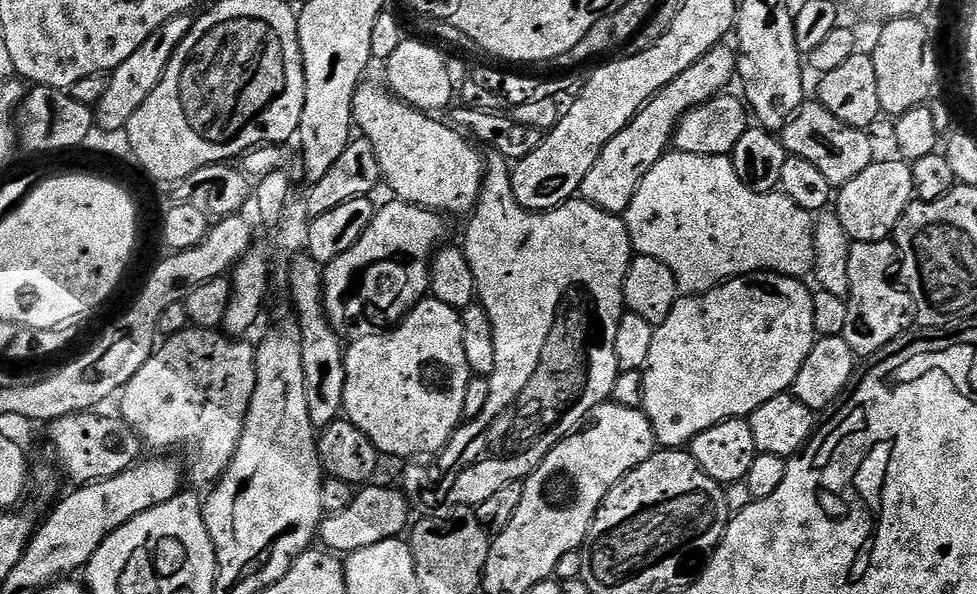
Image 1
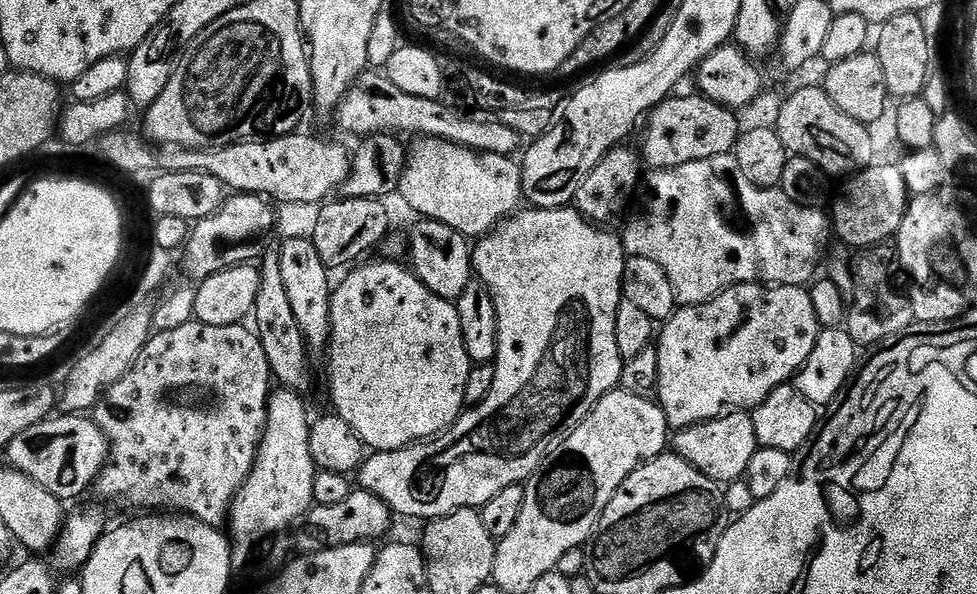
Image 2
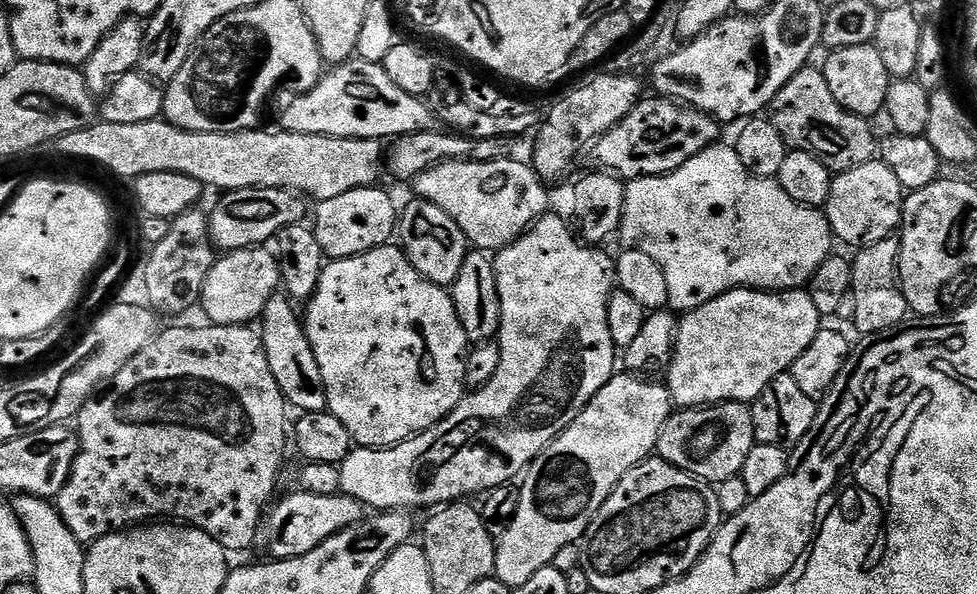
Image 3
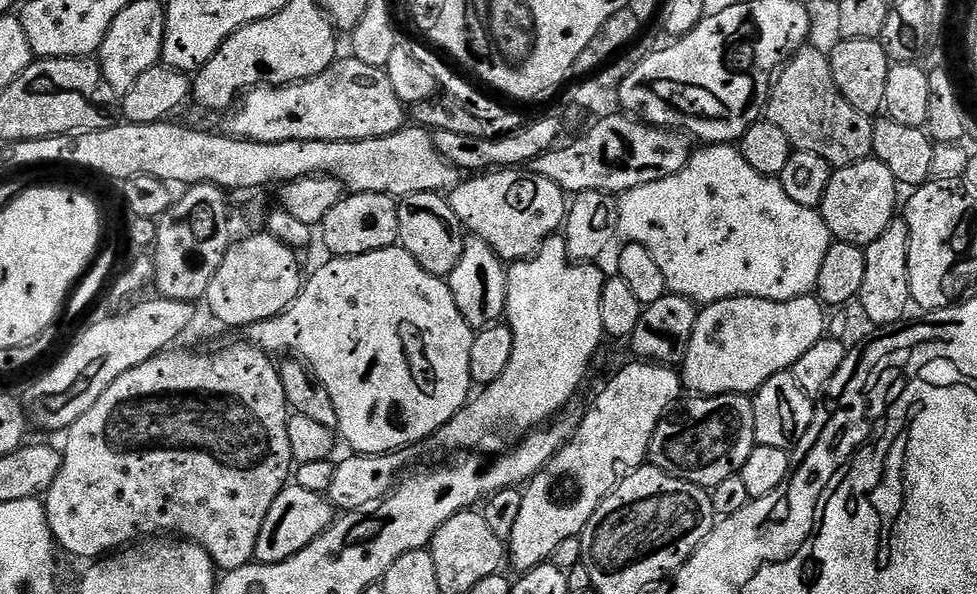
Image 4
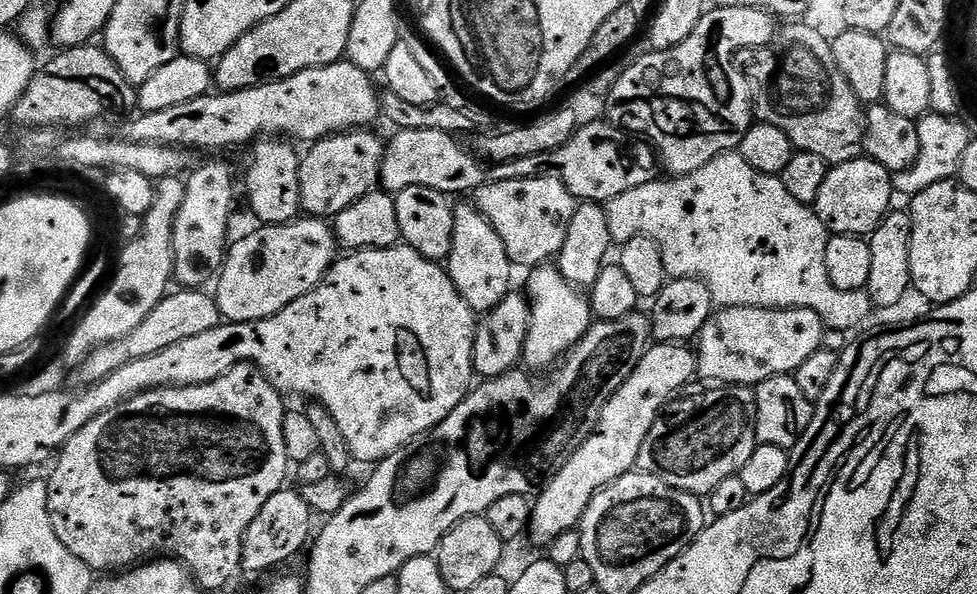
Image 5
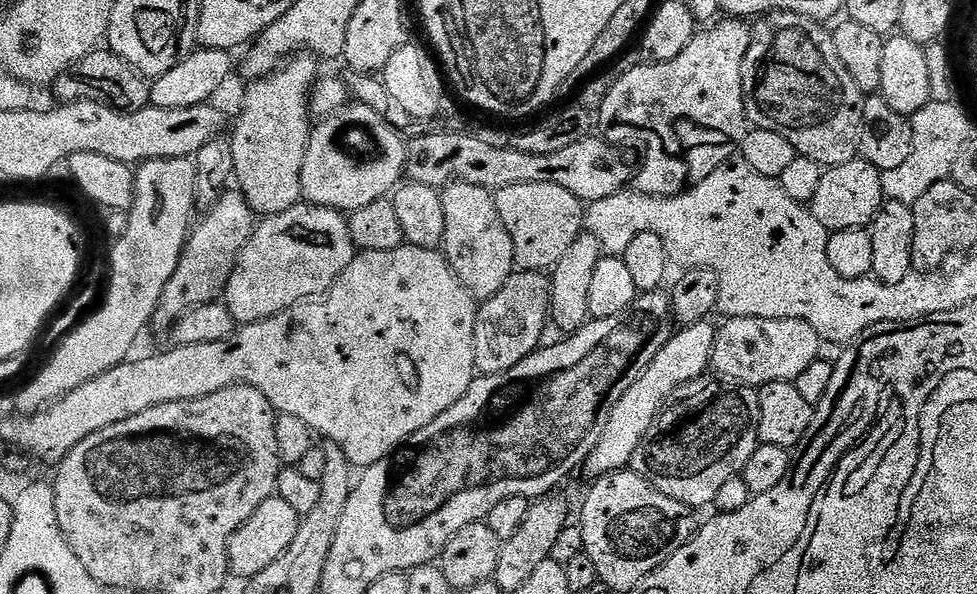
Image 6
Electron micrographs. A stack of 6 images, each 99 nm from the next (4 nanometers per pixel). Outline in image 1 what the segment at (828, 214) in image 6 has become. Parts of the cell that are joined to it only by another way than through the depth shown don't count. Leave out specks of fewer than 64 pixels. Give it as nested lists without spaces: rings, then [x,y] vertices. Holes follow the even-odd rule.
[[[903,158],[895,159],[877,159],[870,166],[866,166],[866,170],[858,174],[858,178],[850,178],[850,182],[839,185],[834,196],[834,211],[849,240],[861,244],[889,239],[895,233],[902,214],[913,203],[912,165]]]

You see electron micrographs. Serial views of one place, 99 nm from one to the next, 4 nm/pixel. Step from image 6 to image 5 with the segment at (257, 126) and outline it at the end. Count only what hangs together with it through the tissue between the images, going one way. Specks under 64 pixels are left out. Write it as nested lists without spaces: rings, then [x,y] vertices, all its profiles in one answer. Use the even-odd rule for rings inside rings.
[[[264,138],[251,149],[252,161],[248,164],[248,204],[261,225],[288,224],[301,215],[300,207],[300,161],[301,153],[291,148],[293,145],[284,138]]]

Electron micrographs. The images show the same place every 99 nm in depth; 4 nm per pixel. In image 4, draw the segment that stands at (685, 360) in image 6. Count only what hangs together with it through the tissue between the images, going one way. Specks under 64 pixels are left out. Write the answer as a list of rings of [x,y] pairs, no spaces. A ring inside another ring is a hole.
[[[632,362],[628,364],[600,393],[588,413],[580,416],[580,426],[571,440],[550,458],[550,462],[533,476],[523,489],[522,511],[518,514],[518,522],[514,525],[514,534],[506,541],[506,556],[517,568],[517,573],[529,572],[541,564],[551,561],[554,549],[566,542],[566,538],[574,538],[584,531],[586,522],[598,510],[602,501],[612,493],[618,481],[625,474],[635,472],[647,461],[650,438],[656,427],[660,425],[666,413],[681,399],[682,376],[675,367],[667,364],[651,362]]]

